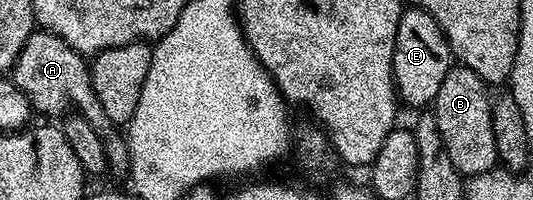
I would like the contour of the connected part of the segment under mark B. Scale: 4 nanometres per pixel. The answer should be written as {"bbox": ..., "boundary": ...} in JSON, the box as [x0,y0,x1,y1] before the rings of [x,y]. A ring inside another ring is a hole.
{"bbox":[434,66,498,178],"boundary":[[[454,66],[446,78],[442,78],[442,87],[434,101],[434,115],[446,154],[450,154],[450,162],[454,162],[456,171],[464,178],[491,172],[498,164],[492,129],[492,100],[488,92],[489,85],[478,78],[474,70]]]}

